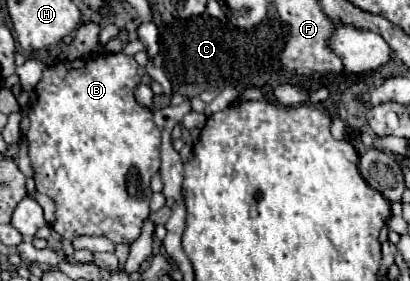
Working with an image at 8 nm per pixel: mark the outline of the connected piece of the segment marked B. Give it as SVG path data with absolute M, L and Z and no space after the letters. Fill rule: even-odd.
M122 52L118 54L104 54L104 56L96 56L96 58L90 58L90 60L72 60L72 62L62 62L62 64L54 64L54 66L48 66L44 70L44 78L40 80L40 84L36 86L36 100L26 108L26 116L22 118L20 122L20 128L24 132L24 136L28 138L28 156L30 156L30 164L32 164L32 170L34 170L34 180L36 180L36 190L40 194L46 194L54 200L54 206L56 206L56 220L52 224L52 228L62 236L66 238L68 242L74 240L76 236L82 236L82 234L88 234L88 236L106 236L110 238L114 244L116 242L134 242L138 236L140 236L140 230L142 230L142 222L148 218L150 214L150 208L148 208L148 202L152 198L152 190L150 190L150 180L152 176L160 170L160 130L154 126L152 122L152 112L144 106L140 106L136 100L134 100L134 88L136 84L140 82L140 74L138 74L138 64L134 62L132 56L126 56ZM132 174L132 194L128 190L128 176Z

